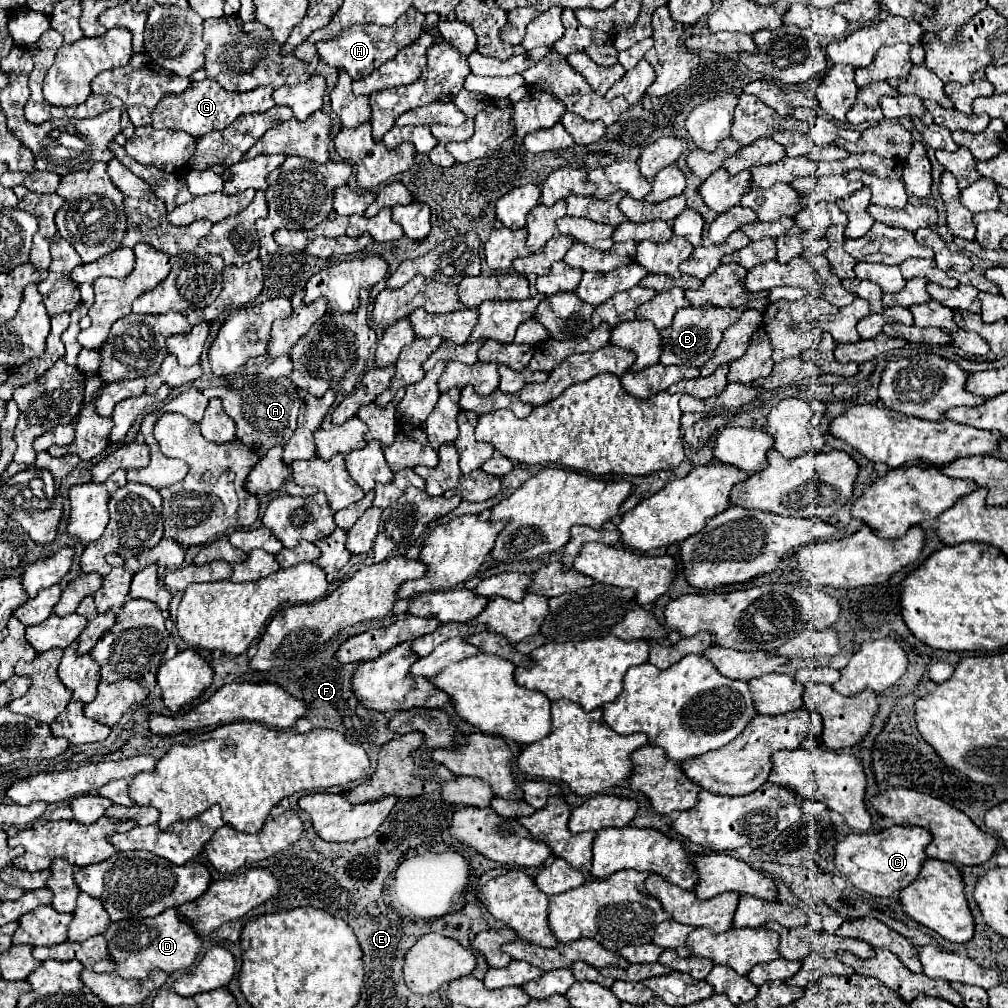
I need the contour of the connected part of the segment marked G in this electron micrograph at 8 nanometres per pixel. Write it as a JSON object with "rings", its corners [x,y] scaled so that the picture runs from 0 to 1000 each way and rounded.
{"rings":[[[197,80],[189,82],[182,92],[164,94],[158,104],[152,108],[152,126],[154,128],[170,128],[170,130],[186,130],[191,136],[199,136],[211,128],[227,126],[237,114],[243,112],[263,112],[273,100],[269,98],[271,86],[255,86],[245,92],[225,92],[221,86],[215,86],[213,80]]]}

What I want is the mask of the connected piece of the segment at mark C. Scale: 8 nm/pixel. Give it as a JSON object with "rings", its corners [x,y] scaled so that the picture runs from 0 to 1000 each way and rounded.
{"rings":[[[886,818],[872,826],[842,826],[828,838],[828,860],[854,884],[870,890],[890,890],[892,884],[908,874],[918,854],[918,840],[924,826],[914,820]]]}

